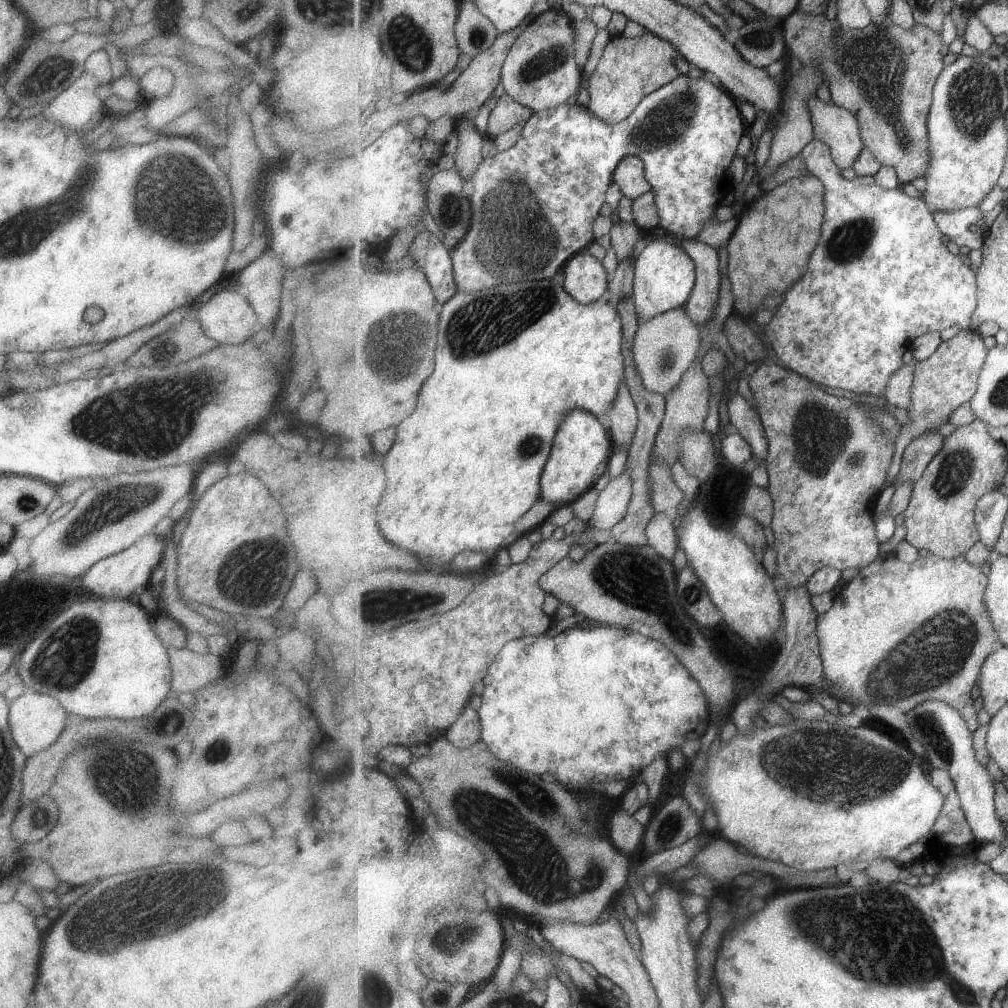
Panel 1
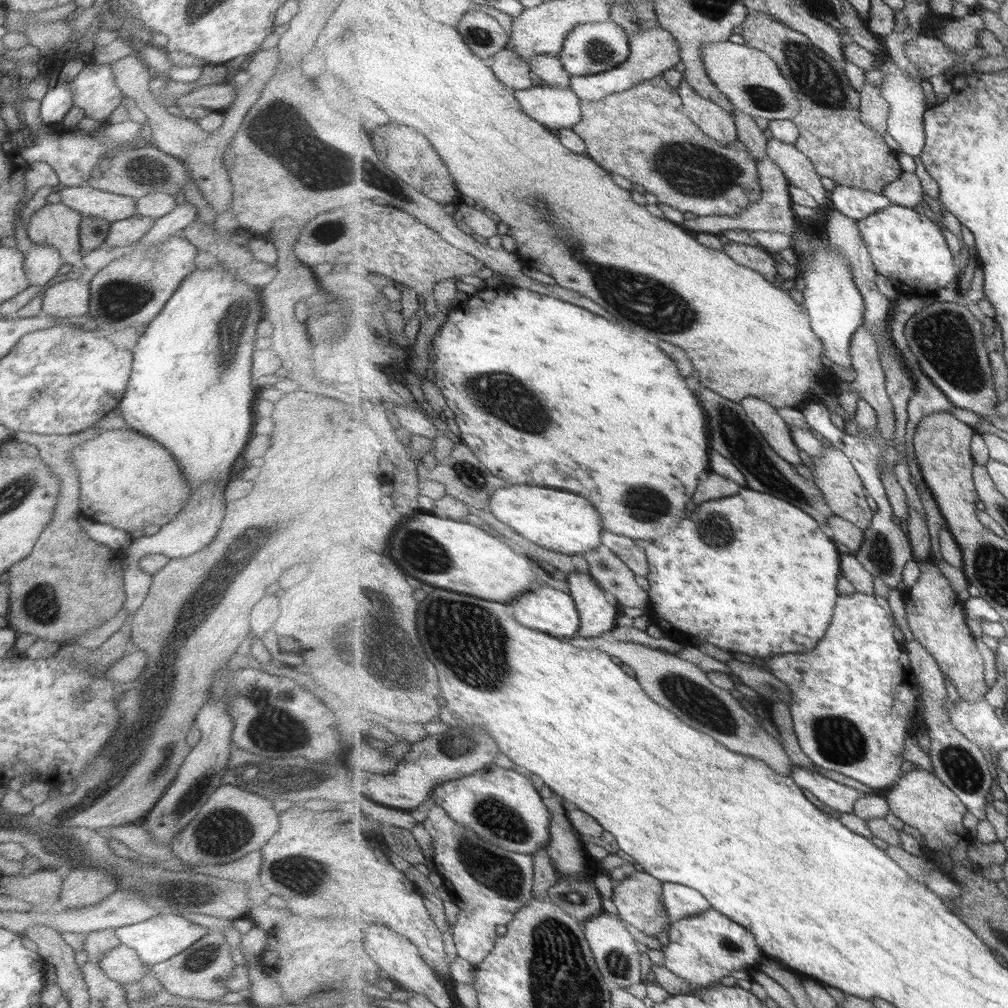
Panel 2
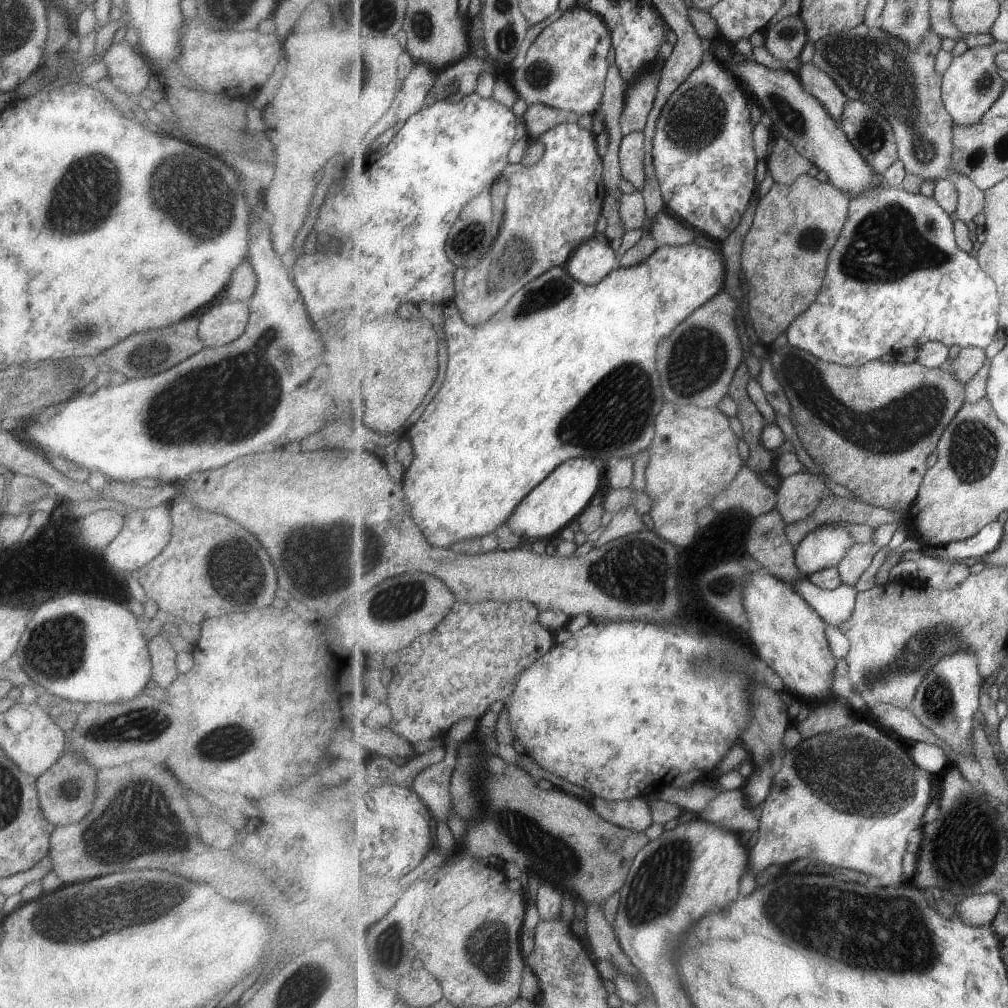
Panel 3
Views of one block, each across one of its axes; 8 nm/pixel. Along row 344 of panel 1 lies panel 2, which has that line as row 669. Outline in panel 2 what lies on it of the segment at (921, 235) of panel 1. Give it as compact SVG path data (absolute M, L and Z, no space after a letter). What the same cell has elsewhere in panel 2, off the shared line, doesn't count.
M860 592L841 594L841 598L837 600L837 614L835 614L835 618L833 618L833 626L830 626L828 634L821 640L815 650L801 654L781 654L781 656L767 658L766 661L770 672L783 682L786 682L794 692L794 701L791 704L791 710L796 735L798 736L798 741L800 742L801 748L805 751L805 754L808 754L809 758L813 759L813 762L817 764L817 766L840 772L880 793L887 792L897 784L897 776L899 772L901 772L901 762L904 761L902 754L906 749L906 738L910 735L911 727L915 726L918 730L925 727L926 708L924 707L924 700L922 700L922 684L920 683L920 679L916 677L916 673L913 672L911 659L905 644L897 642L895 632L893 632L893 626L891 626L891 620L889 620L885 608L877 602L877 598L875 598L874 595Z

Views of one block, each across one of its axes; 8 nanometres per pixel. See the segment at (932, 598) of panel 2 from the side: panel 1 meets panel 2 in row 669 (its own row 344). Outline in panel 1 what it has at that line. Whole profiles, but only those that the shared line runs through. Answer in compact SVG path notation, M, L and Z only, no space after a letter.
M960 330L954 337L944 340L939 345L939 350L933 356L924 361L916 362L915 380L913 381L913 404L907 411L910 415L910 422L903 425L901 434L895 439L895 454L893 464L889 468L887 482L883 491L890 487L892 481L901 469L904 450L915 440L917 436L923 436L927 432L936 432L949 422L951 414L971 400L977 392L981 369L989 356L989 351L983 336L977 330Z

